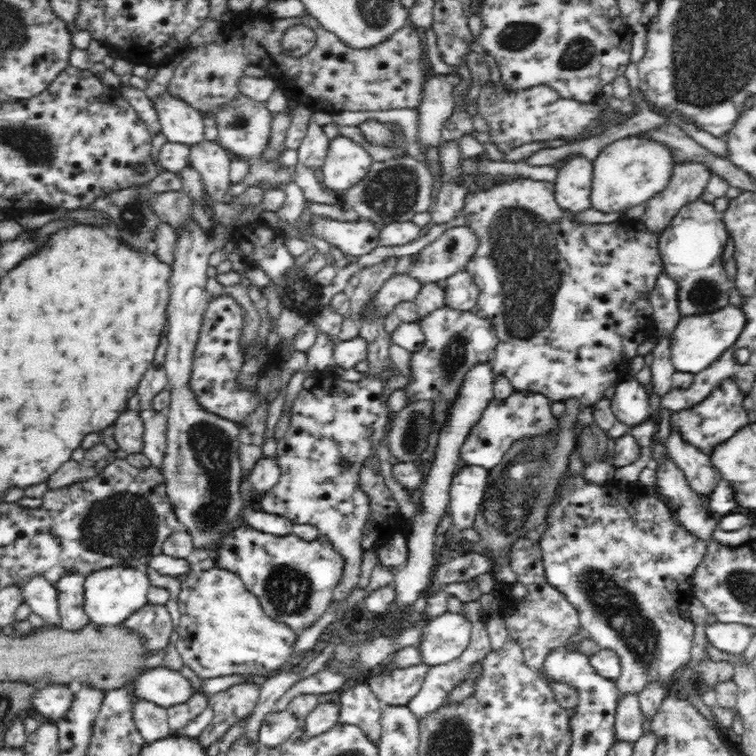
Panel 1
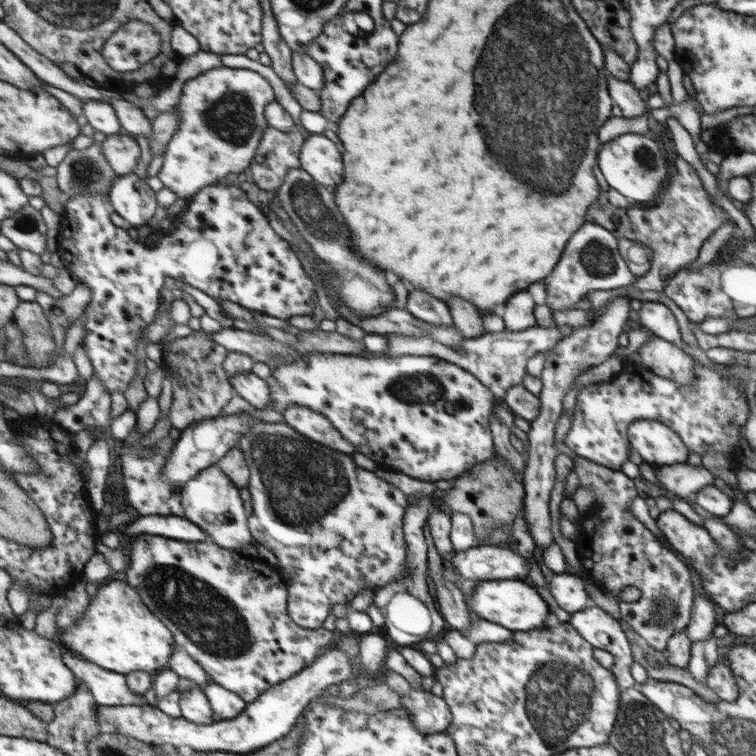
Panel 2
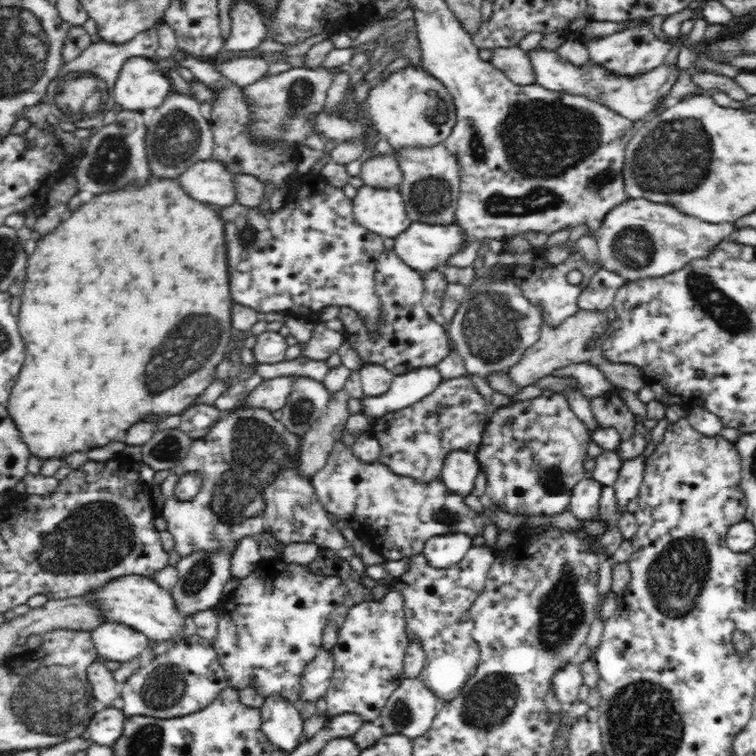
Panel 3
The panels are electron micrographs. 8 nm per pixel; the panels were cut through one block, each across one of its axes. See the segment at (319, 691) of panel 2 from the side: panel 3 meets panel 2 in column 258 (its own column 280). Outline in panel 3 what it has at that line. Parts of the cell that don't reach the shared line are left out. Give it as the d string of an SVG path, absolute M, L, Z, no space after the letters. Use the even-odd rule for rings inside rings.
M280 697L264 700L261 708L261 729L268 741L288 753L299 745L304 720L300 717L300 706Z

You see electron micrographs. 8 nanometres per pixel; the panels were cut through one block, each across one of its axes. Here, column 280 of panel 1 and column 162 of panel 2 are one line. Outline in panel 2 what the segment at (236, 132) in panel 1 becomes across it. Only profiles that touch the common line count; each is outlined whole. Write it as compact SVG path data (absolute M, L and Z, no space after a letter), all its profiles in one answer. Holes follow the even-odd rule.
M218 66L187 83L181 104L177 107L181 127L169 144L164 165L158 174L163 184L180 198L188 200L196 196L205 186L214 185L228 172L236 175L244 172L246 168L249 168L250 161L254 158L260 139L268 126L265 106L275 100L276 93L270 86L270 82L258 72L247 70L247 68Z

